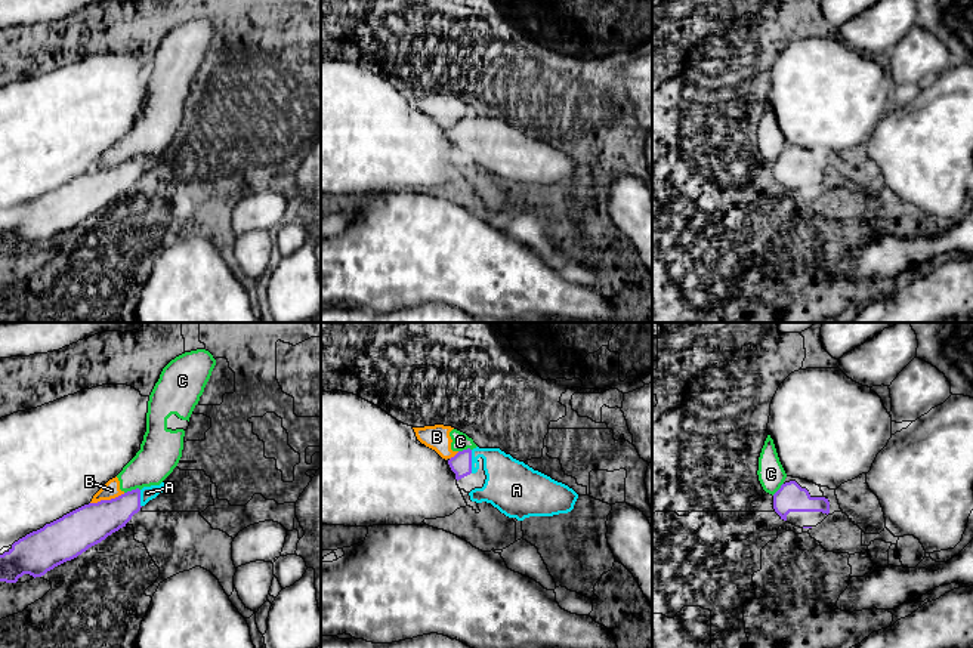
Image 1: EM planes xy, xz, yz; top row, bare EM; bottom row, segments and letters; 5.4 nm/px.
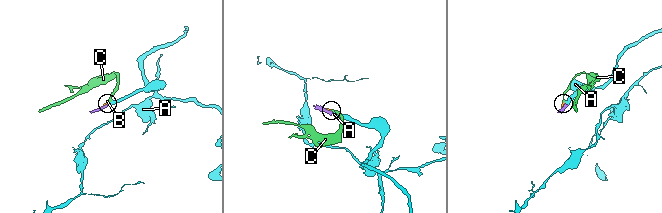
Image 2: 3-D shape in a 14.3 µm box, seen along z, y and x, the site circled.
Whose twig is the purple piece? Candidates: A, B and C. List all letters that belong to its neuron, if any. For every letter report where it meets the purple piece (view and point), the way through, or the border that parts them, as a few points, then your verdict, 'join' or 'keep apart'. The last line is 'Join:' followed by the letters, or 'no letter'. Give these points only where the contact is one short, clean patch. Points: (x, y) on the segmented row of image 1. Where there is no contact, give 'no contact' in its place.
A: xz (470, 462) | join
B: xy (107, 500) | keep apart
C: xy (132, 490) | along xy (139, 488), (124, 493) | keep apart
Join: A

